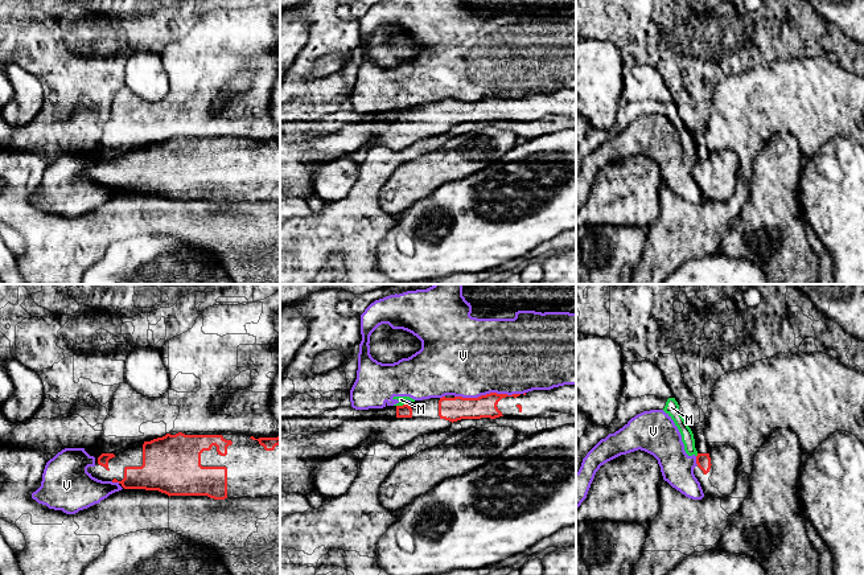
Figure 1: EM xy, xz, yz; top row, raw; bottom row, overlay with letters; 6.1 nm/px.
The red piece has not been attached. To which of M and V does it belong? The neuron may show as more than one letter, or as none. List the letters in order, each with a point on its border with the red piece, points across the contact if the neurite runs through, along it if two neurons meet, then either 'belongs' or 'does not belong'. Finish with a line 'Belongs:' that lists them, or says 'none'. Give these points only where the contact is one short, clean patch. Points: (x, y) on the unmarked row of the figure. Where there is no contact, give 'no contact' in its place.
M: contact xz (400, 110); does not belong
V: contact xz (486, 98); does not belong
Belongs: none

